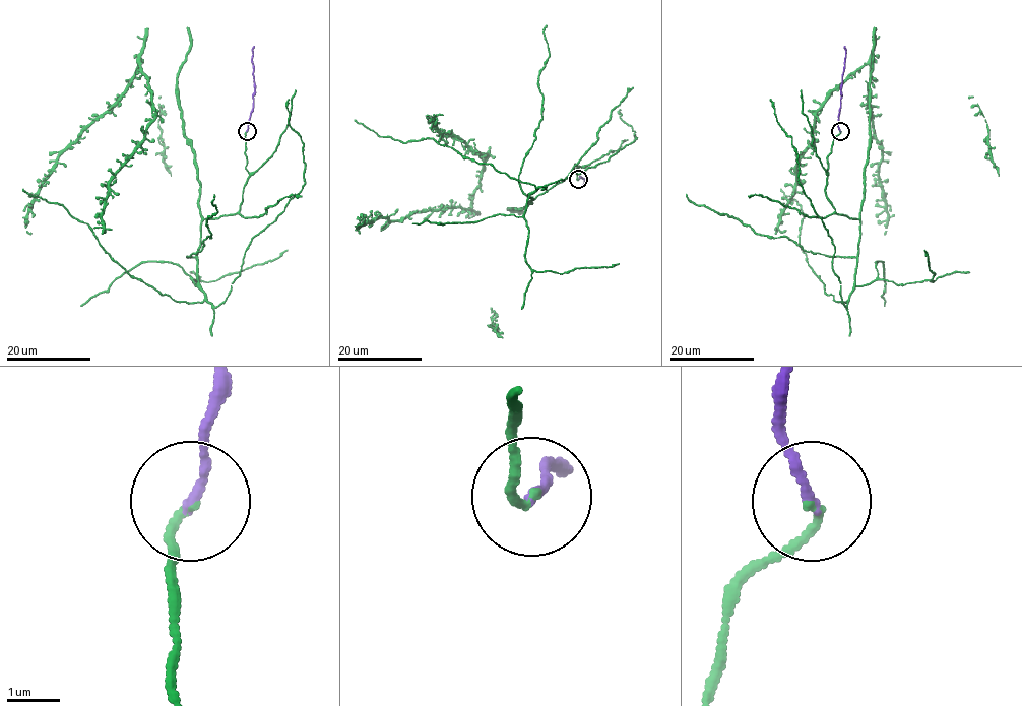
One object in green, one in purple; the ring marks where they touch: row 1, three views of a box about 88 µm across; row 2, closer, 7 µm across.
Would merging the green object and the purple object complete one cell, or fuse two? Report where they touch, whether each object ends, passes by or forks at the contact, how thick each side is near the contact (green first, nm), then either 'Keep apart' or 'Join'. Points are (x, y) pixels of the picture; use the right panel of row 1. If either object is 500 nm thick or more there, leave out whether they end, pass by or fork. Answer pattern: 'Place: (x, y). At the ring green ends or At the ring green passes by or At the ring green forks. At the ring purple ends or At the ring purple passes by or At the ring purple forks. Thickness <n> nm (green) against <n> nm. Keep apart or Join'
Place: (840, 131). At the ring green ends. At the ring purple ends. Thickness 150 nm (green) against 170 nm. Join

